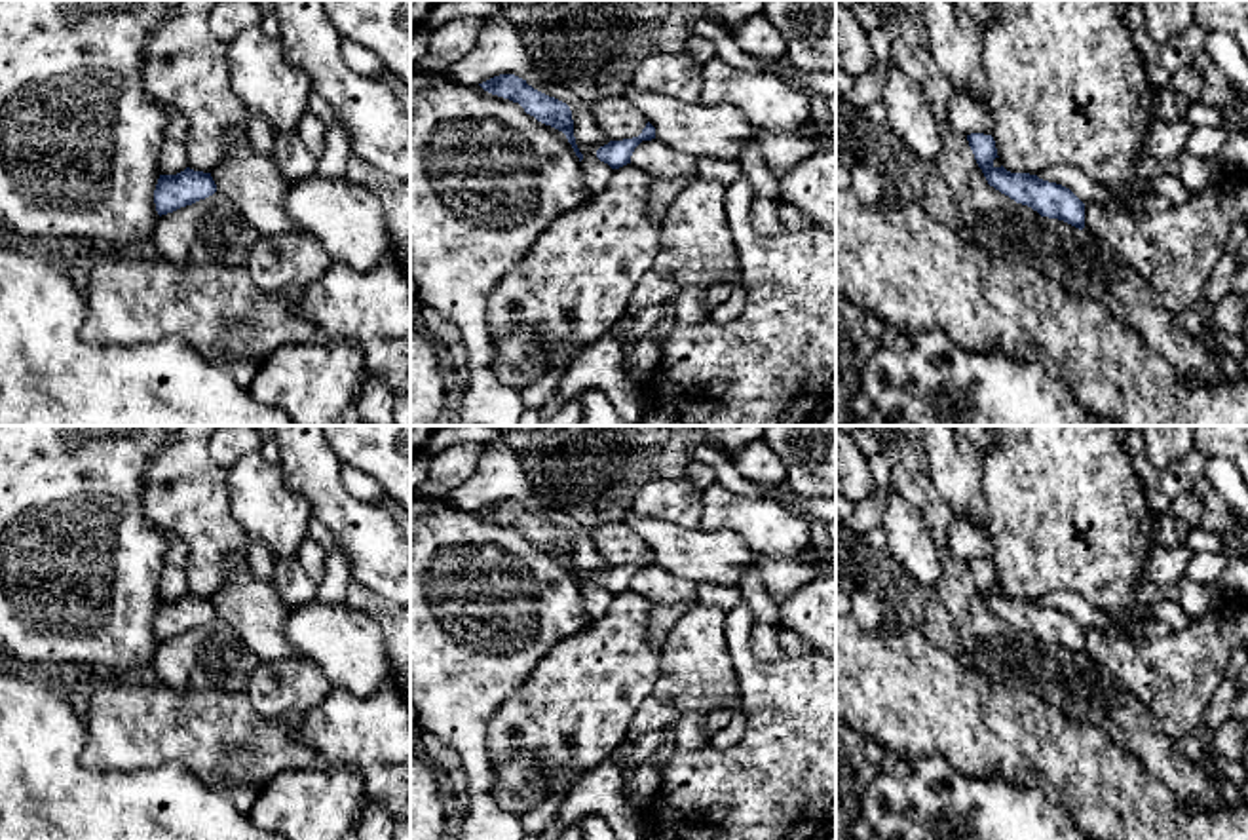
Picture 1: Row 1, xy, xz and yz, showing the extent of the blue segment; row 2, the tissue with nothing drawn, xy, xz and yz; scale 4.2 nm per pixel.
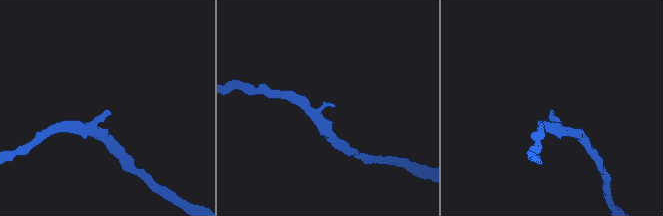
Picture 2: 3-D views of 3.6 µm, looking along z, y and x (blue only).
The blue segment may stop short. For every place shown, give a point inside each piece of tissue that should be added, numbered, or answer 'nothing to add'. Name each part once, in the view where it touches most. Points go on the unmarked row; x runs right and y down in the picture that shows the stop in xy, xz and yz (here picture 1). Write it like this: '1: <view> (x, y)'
nothing to add

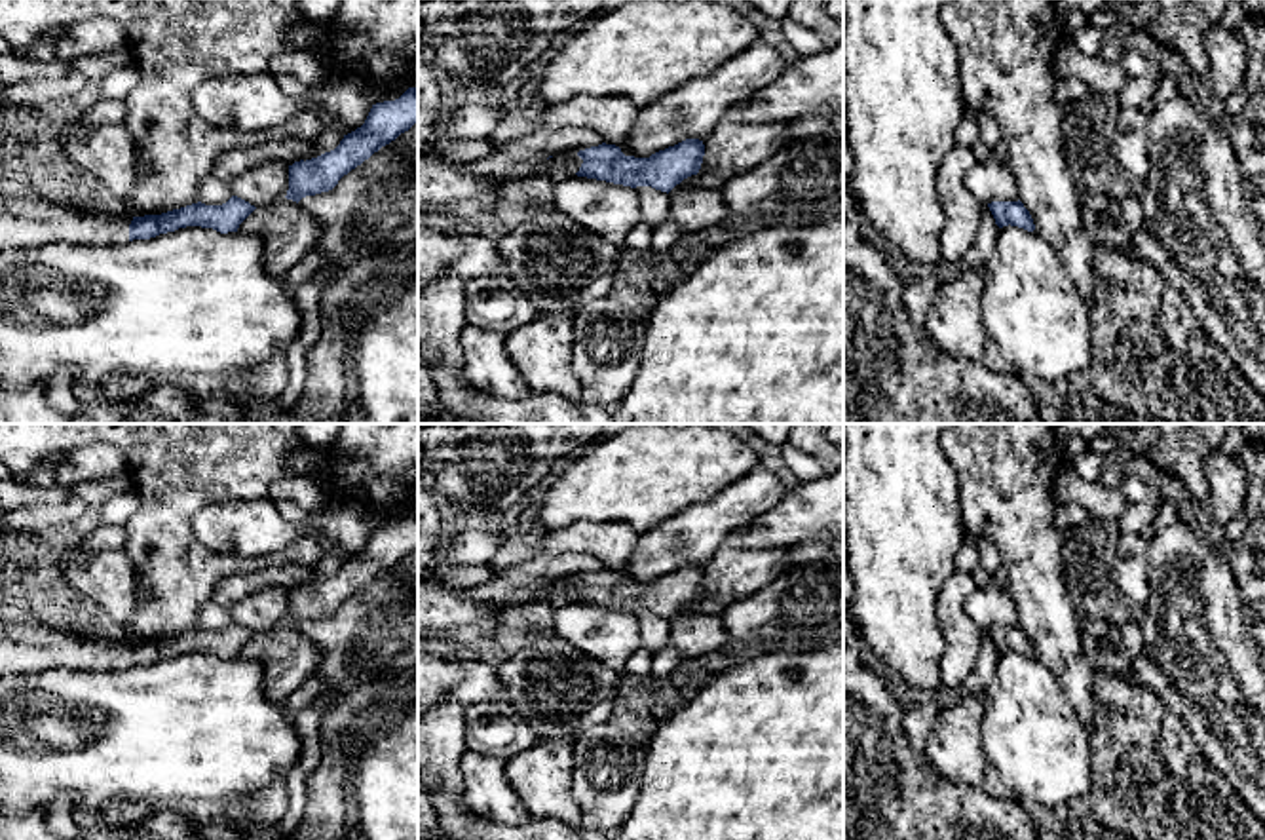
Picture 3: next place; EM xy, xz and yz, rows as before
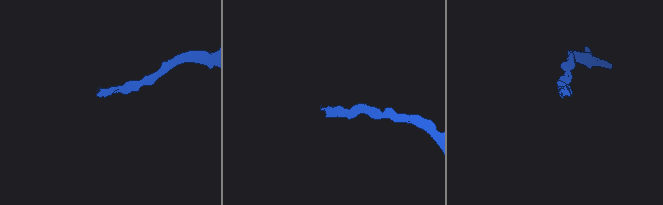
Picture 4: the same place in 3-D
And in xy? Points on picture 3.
1: xy (25, 649)

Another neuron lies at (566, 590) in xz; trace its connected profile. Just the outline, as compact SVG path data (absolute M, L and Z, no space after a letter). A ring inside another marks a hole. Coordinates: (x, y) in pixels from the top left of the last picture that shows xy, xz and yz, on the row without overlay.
M564 578L549 583L547 587L549 587L547 602L555 608L576 601L583 589L577 578Z

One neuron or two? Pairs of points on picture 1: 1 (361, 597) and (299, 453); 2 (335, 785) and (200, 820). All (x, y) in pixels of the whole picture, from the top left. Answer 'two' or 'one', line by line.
1: two
2: two

